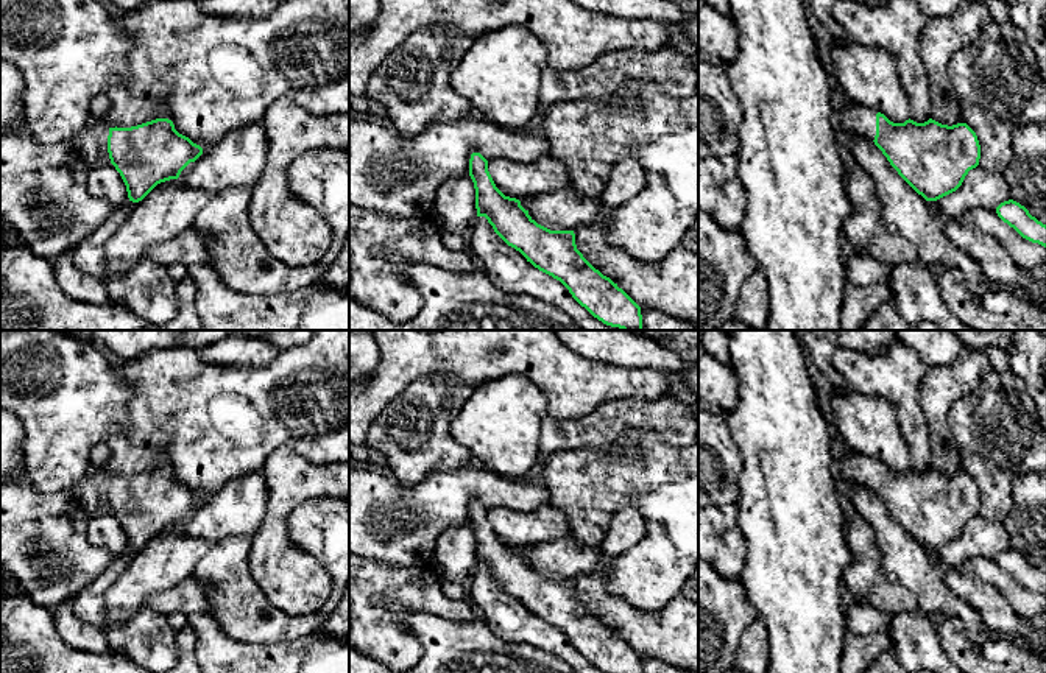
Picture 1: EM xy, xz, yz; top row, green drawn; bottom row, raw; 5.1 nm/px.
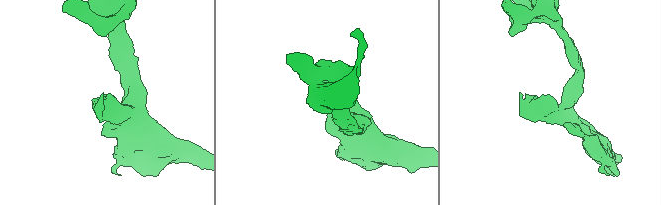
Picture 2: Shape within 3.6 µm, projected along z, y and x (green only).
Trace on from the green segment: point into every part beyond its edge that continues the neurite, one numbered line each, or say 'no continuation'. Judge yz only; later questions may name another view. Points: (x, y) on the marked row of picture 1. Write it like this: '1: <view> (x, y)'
1: yz (856, 119)

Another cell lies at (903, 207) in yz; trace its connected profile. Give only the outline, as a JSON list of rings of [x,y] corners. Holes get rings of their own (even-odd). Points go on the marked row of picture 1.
[[[853,136],[846,143],[876,185],[884,220],[915,248],[918,262],[928,268],[940,263],[959,270],[973,298],[988,302],[988,280],[982,270],[945,234],[942,218],[931,212],[929,203],[898,174],[875,142]]]

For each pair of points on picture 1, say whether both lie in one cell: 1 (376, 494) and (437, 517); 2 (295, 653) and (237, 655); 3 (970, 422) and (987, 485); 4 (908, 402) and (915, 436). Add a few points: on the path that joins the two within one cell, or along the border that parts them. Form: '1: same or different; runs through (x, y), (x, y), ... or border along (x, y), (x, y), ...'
1: same; runs through (392, 510), (399, 517), (421, 517)
2: same; runs through (281, 653), (251, 655)
3: same; runs through (982, 438), (984, 469)
4: same; runs through (909, 410), (914, 429)

